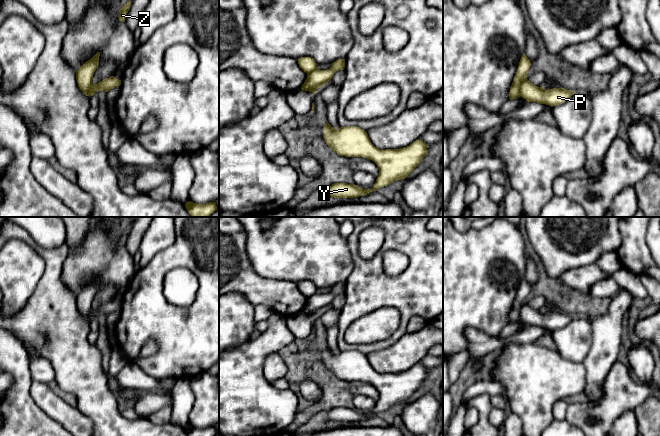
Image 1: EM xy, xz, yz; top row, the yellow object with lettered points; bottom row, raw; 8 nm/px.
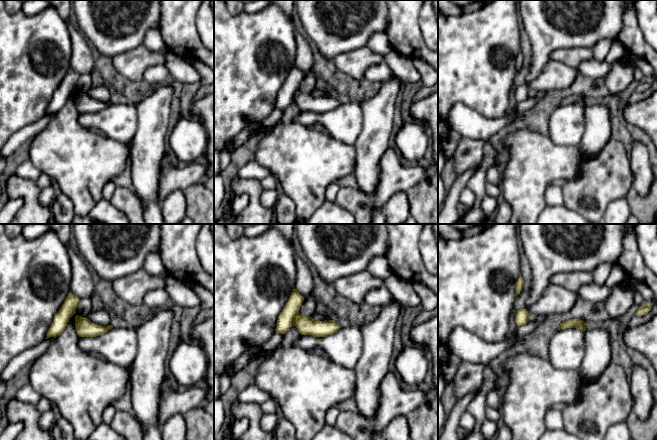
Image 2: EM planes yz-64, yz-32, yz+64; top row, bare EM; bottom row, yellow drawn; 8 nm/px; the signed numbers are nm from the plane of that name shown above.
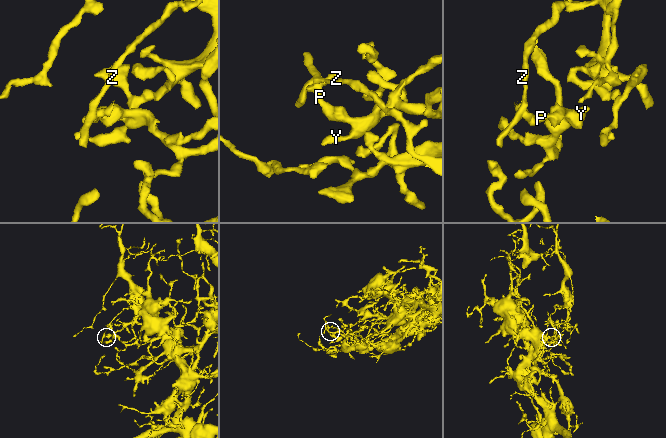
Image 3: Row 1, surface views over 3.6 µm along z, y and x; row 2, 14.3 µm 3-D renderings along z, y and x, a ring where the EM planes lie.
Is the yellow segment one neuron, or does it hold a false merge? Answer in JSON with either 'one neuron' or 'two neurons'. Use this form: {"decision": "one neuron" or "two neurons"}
{"decision": "two neurons"}

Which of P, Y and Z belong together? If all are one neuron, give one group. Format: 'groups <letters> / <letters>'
groups P Y / Z

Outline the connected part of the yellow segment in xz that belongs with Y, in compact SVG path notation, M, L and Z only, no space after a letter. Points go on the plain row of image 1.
M328 346L324 352L324 364L331 374L340 380L363 381L376 387L379 399L372 413L363 413L354 408L334 407L326 418L334 422L356 422L405 403L428 378L428 368L416 364L400 373L382 374L375 371L365 354L356 350L334 353Z

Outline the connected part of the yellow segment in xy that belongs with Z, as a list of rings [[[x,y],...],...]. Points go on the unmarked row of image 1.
[[[130,217],[130,224],[119,234],[118,242],[122,246],[125,246],[127,237],[131,230],[131,224],[132,224],[133,220],[134,220],[134,217]]]

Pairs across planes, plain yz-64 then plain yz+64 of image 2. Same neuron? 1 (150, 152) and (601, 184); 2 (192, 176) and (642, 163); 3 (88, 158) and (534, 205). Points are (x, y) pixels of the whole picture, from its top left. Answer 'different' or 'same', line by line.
1: different
2: different
3: same

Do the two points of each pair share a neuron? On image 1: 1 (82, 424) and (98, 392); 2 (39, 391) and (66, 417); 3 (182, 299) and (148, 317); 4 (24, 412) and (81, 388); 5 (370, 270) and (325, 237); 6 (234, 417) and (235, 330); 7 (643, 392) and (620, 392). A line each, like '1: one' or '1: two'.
1: two
2: one
3: two
4: two
5: two
6: two
7: one

